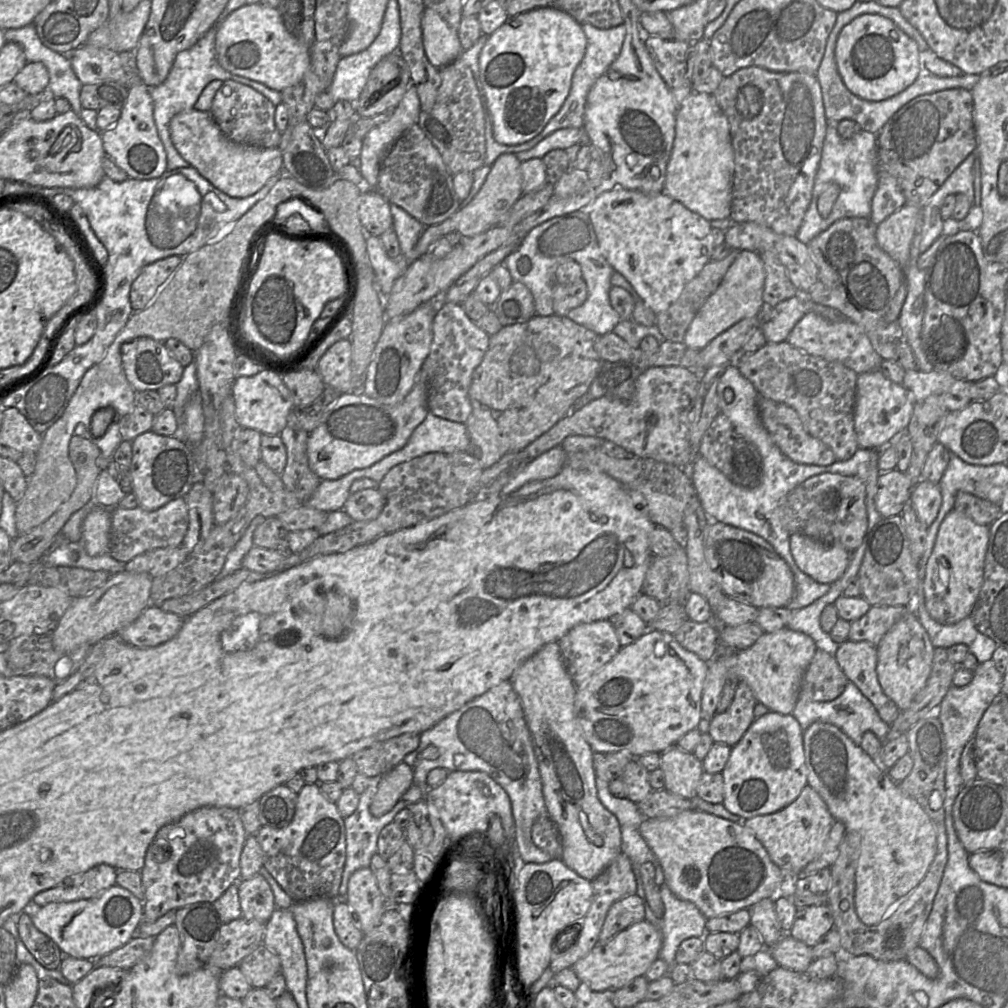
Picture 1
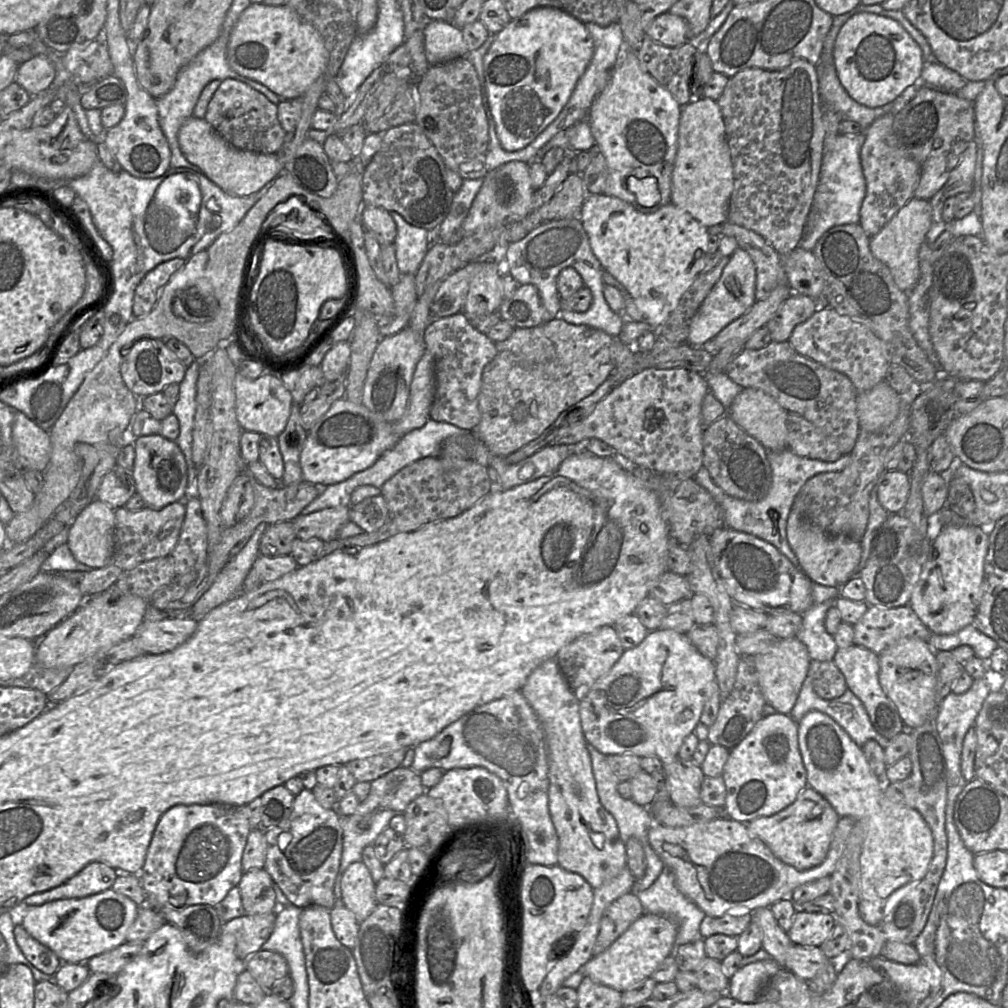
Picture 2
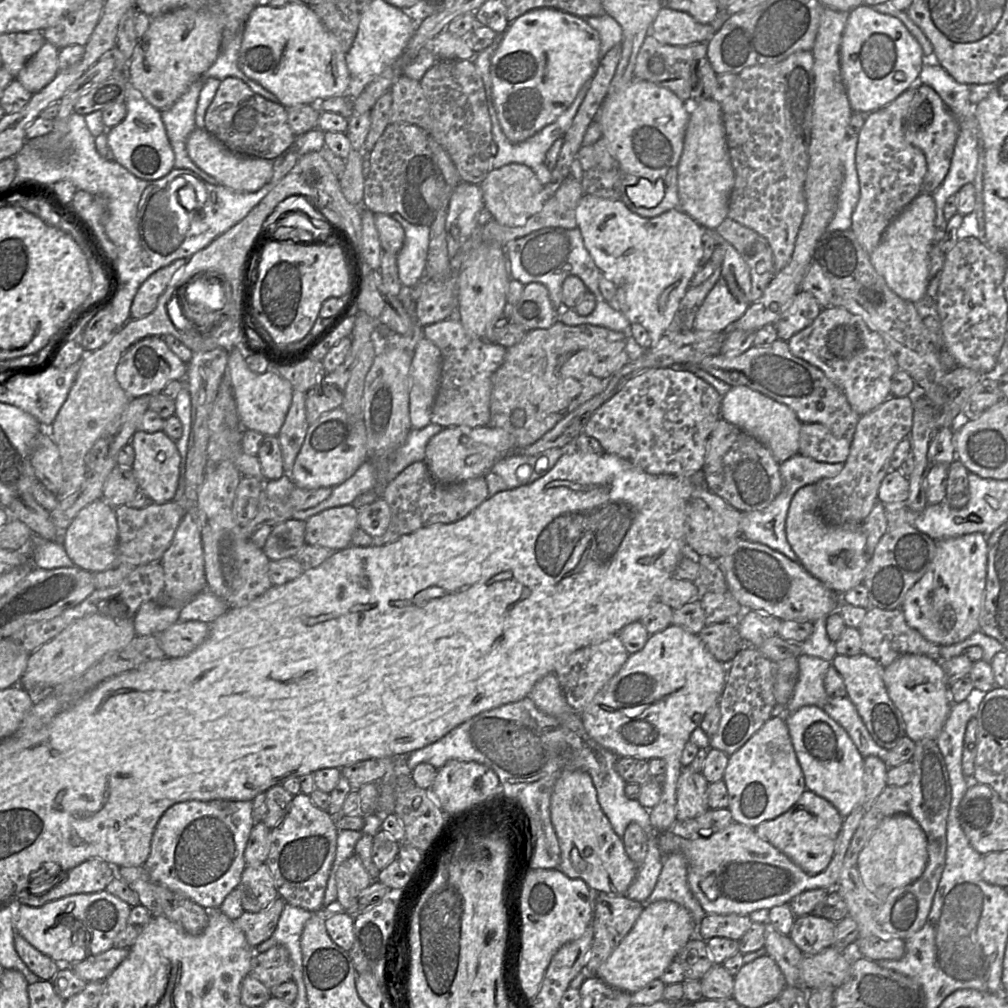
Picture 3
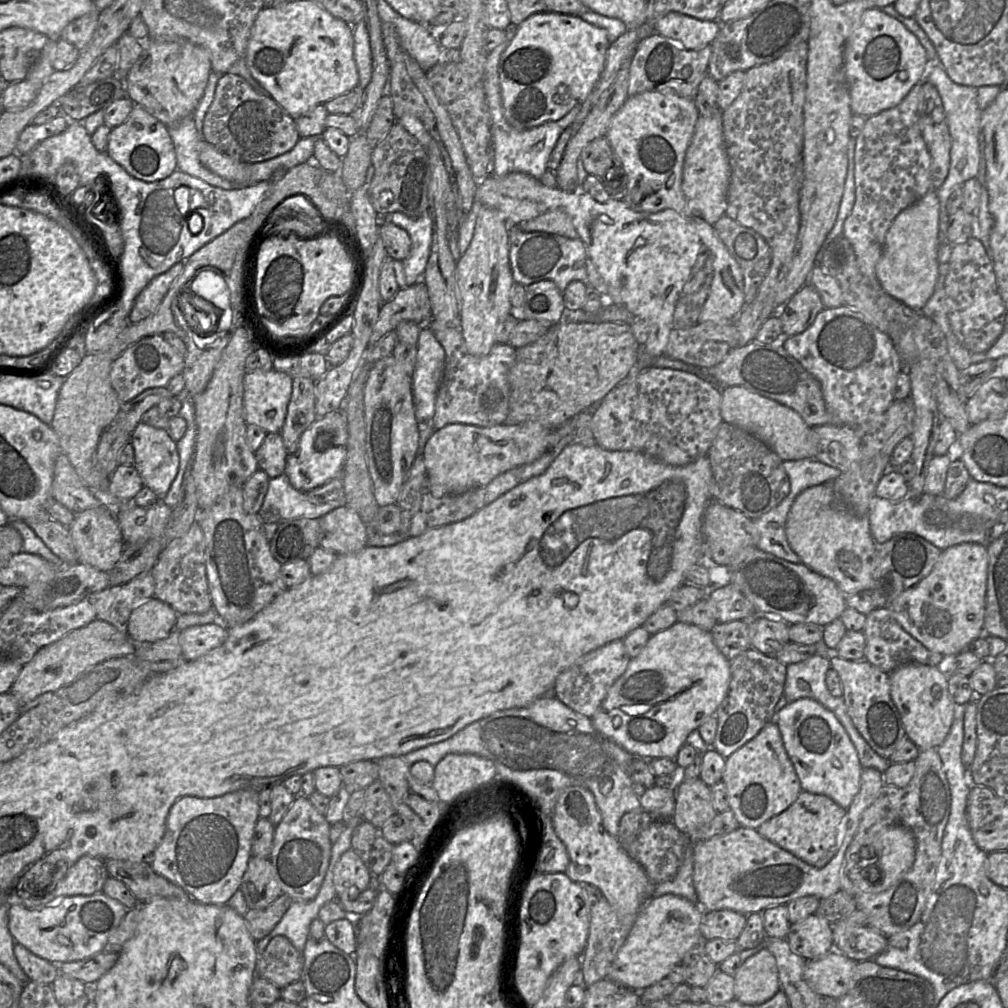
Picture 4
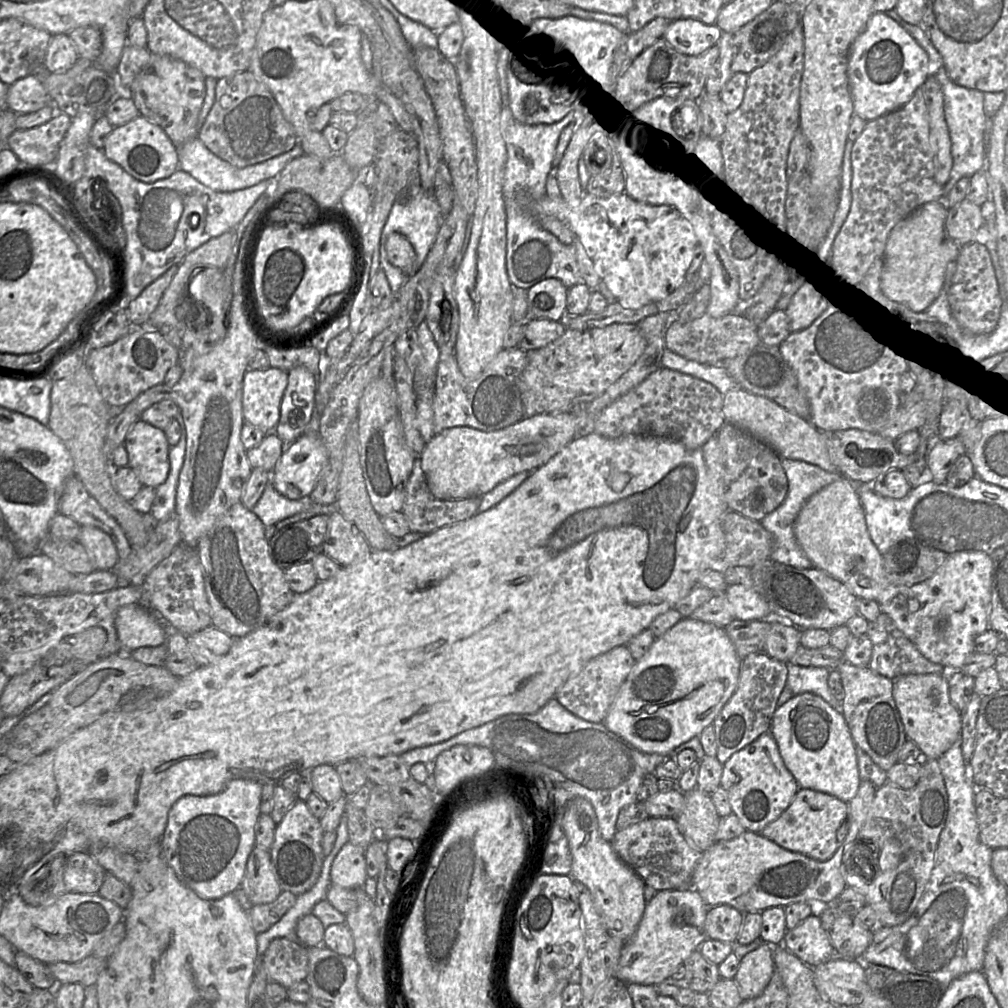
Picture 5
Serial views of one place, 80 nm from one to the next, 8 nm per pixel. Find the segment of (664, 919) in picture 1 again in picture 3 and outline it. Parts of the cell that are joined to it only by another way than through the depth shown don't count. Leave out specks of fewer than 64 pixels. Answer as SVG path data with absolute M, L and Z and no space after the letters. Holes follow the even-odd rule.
M682 853L665 856L656 886L645 903L642 903L643 909L644 905L657 901L672 901L683 906L698 927L706 913L689 888L687 873L687 860Z

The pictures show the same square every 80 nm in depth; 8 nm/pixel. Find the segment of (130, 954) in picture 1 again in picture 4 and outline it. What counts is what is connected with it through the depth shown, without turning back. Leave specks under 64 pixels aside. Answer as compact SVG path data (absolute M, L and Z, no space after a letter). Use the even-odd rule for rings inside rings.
M100 952L84 960L67 962L58 965L59 972L82 981L92 989L95 983L110 970L118 959L118 953Z

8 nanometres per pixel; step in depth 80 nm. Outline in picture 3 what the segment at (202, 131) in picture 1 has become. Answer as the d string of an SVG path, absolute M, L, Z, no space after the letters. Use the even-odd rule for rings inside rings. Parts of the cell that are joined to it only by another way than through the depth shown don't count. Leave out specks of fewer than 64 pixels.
M195 128L189 135L186 148L191 160L205 173L214 177L219 185L236 192L252 193L270 183L273 160L237 155L211 135L205 128Z

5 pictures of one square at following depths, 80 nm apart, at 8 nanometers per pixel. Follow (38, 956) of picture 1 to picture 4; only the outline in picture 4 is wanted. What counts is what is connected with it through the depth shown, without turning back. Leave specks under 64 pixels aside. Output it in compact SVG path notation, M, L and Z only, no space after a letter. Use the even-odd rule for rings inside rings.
M16 942L14 944L14 954L30 981L51 985L59 974L58 965L36 956Z

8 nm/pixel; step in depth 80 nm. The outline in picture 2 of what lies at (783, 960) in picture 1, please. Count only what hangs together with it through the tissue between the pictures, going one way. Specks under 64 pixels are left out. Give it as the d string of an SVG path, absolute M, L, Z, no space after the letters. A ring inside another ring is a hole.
M792 944L786 956L785 968L808 982L828 963L830 960L820 947L803 947Z

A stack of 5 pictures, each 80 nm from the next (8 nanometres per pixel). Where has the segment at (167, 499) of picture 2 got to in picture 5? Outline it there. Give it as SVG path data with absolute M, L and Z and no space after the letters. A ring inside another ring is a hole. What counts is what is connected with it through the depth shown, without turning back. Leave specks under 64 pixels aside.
M139 419L128 432L124 446L128 465L143 486L156 489L166 481L170 470L170 445L164 430Z

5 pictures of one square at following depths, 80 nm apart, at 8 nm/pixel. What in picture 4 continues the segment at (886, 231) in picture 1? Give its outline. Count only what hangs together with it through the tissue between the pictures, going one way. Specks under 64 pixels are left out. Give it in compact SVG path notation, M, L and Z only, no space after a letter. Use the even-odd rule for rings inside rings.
M934 189L902 210L886 233L884 250L876 265L877 278L883 289L914 310L921 310L935 291L939 275L939 212L939 198Z

